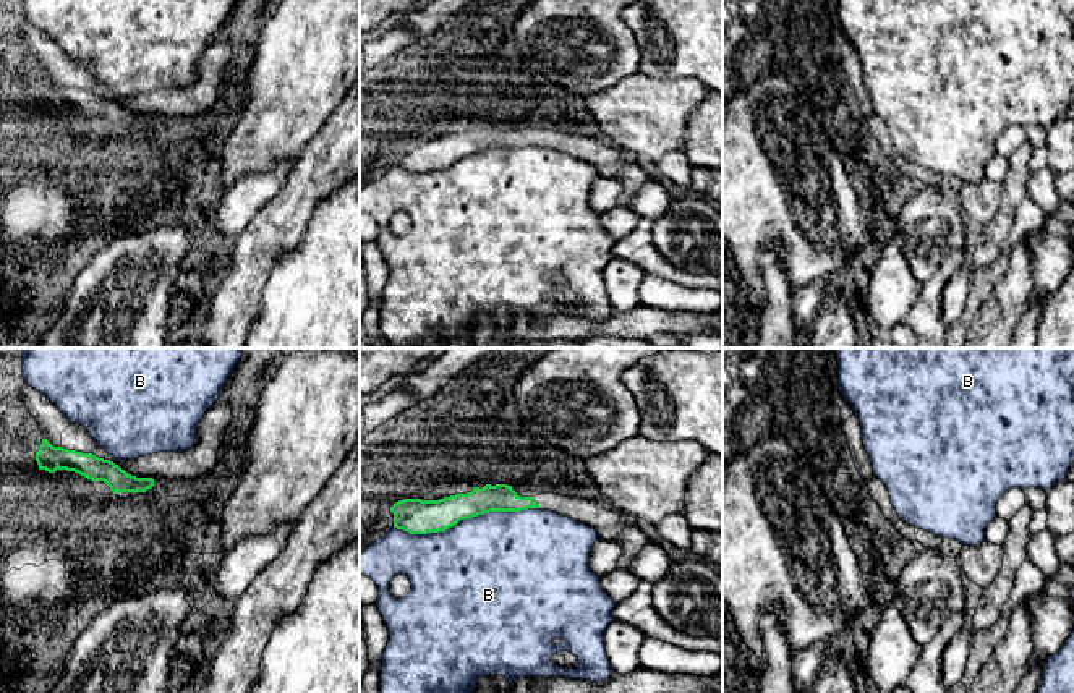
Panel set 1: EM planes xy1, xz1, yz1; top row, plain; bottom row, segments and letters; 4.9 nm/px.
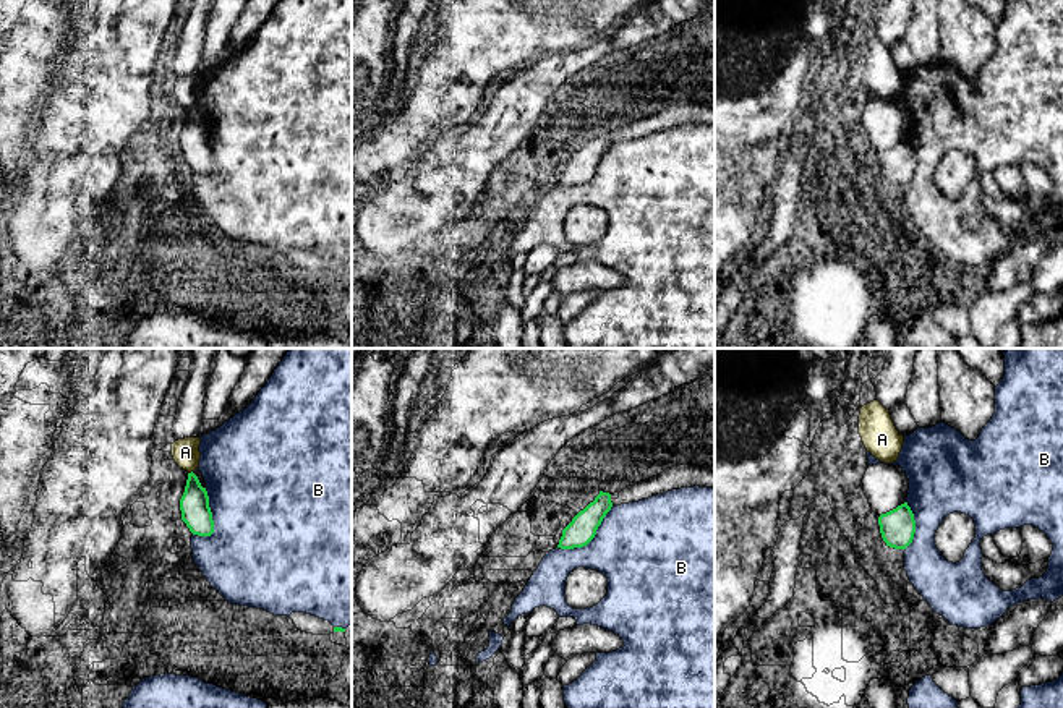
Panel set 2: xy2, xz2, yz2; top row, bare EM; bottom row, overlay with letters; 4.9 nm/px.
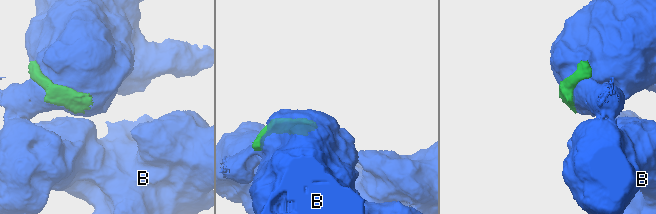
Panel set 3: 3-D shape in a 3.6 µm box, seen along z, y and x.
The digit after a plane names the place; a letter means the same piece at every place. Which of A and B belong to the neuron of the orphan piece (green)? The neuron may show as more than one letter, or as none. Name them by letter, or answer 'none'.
none

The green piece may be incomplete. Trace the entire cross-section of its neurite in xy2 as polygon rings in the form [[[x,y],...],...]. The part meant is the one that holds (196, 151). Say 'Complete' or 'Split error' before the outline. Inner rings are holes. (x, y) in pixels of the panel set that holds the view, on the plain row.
Complete. [[[193,109],[188,110],[185,130],[180,136],[180,147],[181,157],[193,172],[211,173],[214,170],[214,157],[207,128],[201,123]]]

